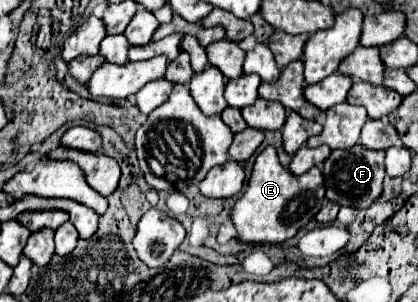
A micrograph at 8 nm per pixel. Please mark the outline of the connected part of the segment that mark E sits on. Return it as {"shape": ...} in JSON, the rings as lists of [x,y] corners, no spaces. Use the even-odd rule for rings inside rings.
{"shape":[[[267,147],[255,159],[253,173],[247,181],[245,193],[231,209],[231,221],[237,229],[237,239],[241,243],[257,243],[257,245],[277,245],[291,239],[301,227],[305,227],[321,209],[325,201],[325,185],[319,167],[309,169],[303,175],[291,175],[281,167],[277,159],[277,151]]]}

